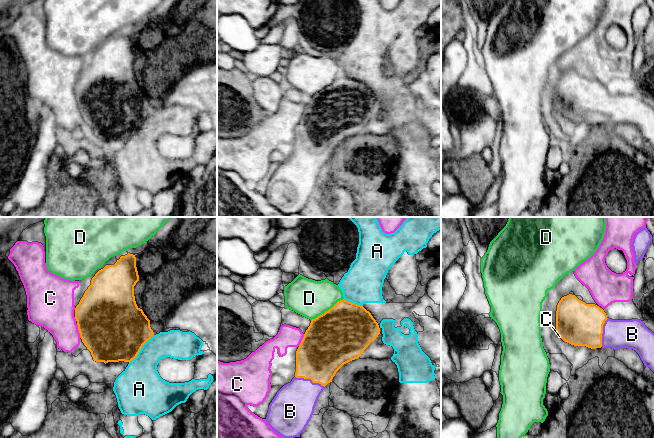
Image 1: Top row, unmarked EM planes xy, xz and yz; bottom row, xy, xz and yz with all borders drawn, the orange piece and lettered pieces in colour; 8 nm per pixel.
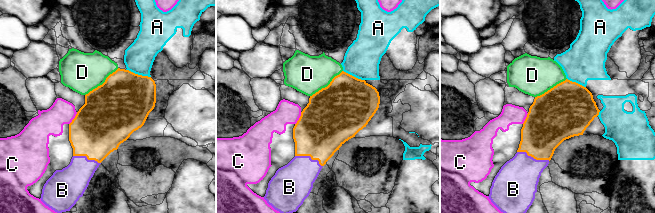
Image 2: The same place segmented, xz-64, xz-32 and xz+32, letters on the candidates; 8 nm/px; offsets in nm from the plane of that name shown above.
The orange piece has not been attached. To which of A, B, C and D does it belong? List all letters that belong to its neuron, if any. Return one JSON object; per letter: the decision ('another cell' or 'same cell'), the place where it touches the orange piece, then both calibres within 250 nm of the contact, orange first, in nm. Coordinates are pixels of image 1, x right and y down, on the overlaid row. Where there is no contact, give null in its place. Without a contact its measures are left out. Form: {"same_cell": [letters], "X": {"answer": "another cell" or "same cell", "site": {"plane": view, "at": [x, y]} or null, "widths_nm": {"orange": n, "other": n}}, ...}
{"same_cell": ["B"], "A": {"answer": "another cell", "site": {"plane": "xy", "at": [140, 349]}, "widths_nm": {"orange": 500, "other": 300}}, "B": {"answer": "same cell", "site": {"plane": "xz", "at": [310, 378]}, "widths_nm": {"orange": 380, "other": 320}}, "C": {"answer": "another cell", "site": {"plane": "xy", "at": [79, 331]}, "widths_nm": {"orange": 500, "other": 300}}, "D": {"answer": "another cell", "site": {"plane": "xz", "at": [328, 310]}, "widths_nm": {"orange": 440, "other": 300}}}

